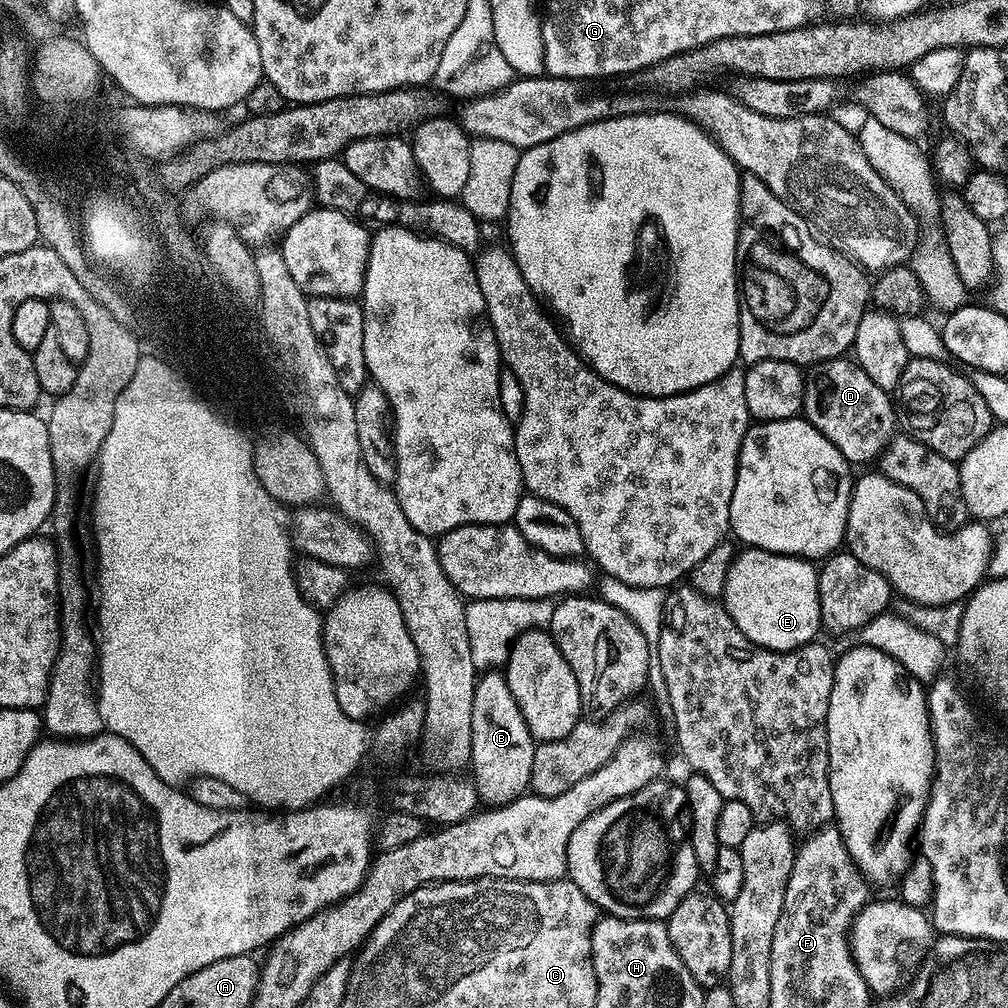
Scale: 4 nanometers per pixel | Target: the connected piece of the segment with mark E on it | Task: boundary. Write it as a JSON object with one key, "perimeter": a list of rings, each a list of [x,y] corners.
{"perimeter":[[[761,548],[737,551],[726,574],[722,603],[734,626],[760,648],[789,652],[811,644],[821,631],[818,568],[811,560],[783,556]]]}

